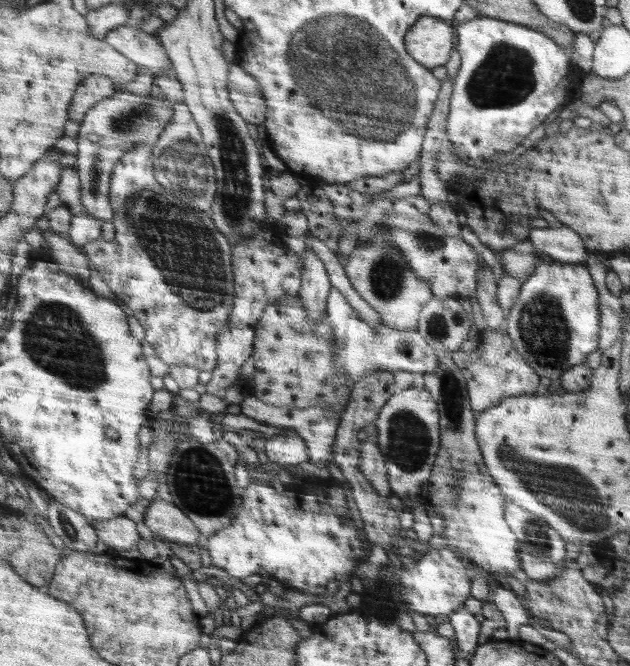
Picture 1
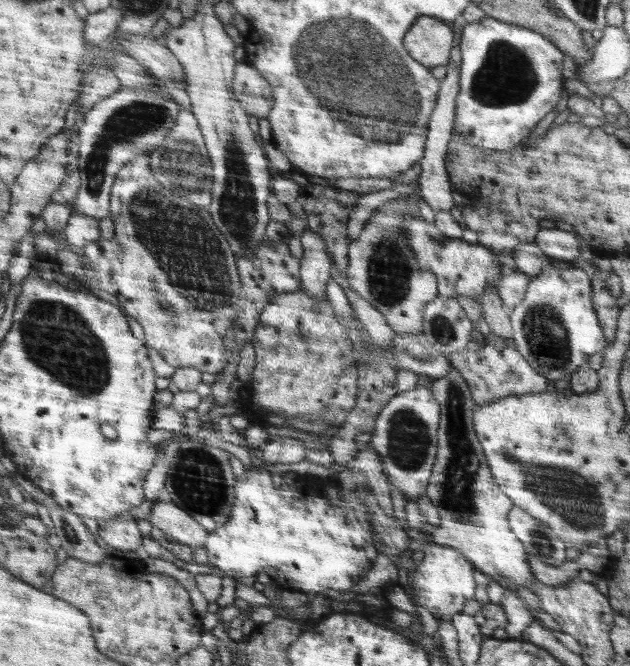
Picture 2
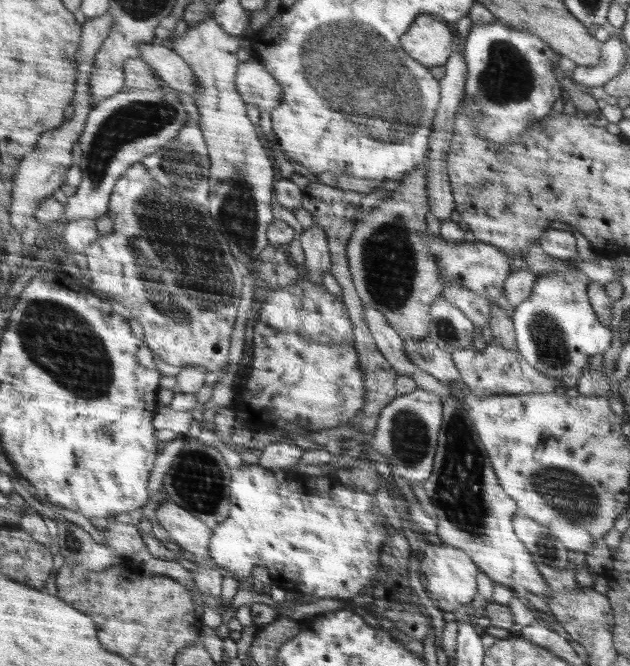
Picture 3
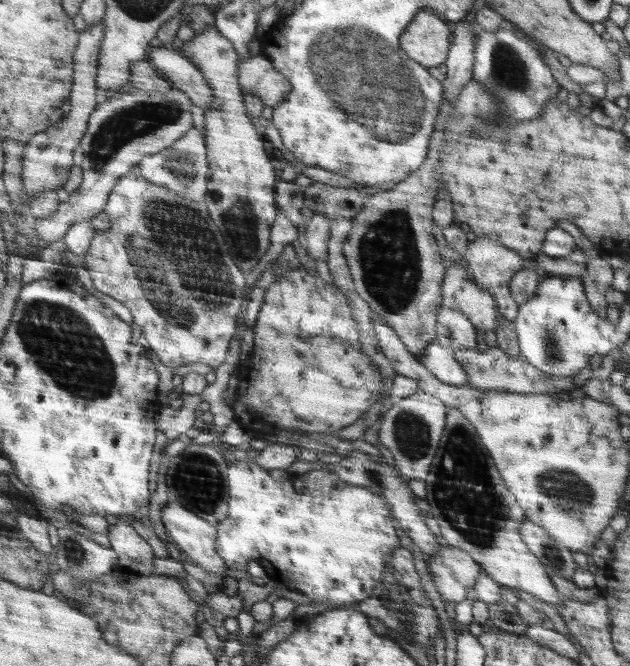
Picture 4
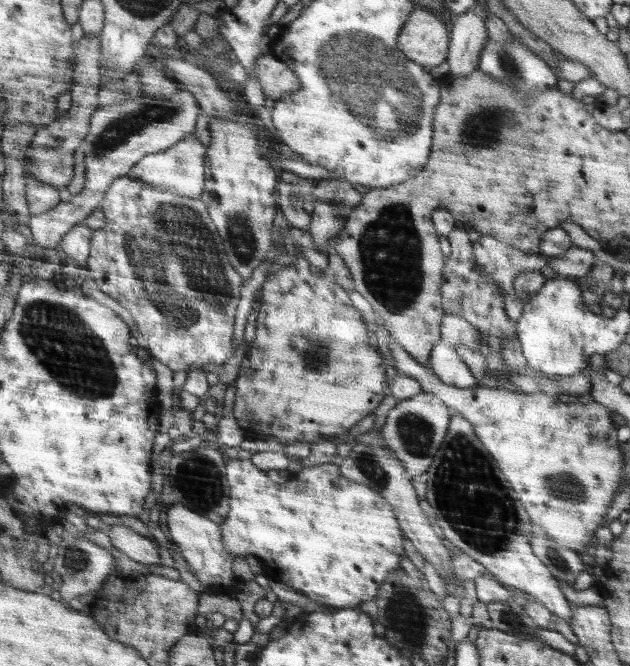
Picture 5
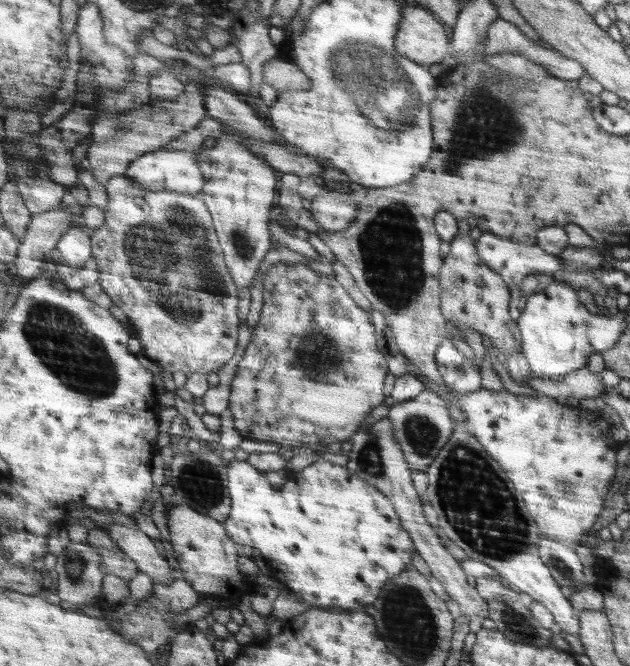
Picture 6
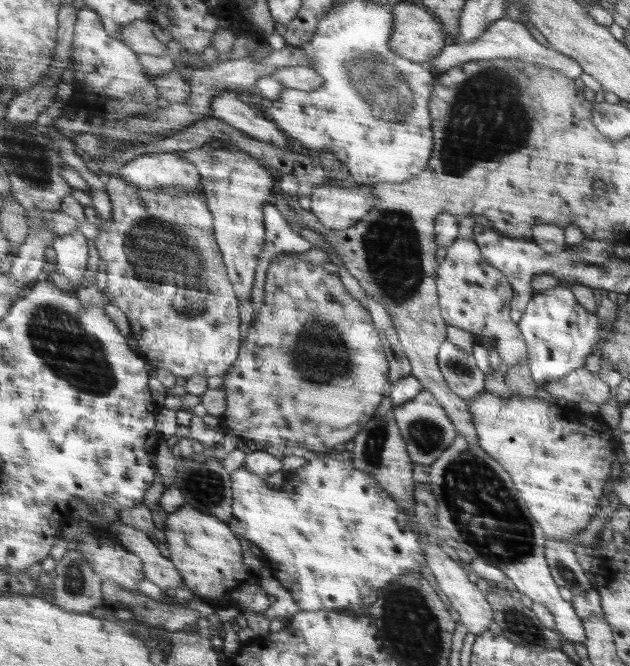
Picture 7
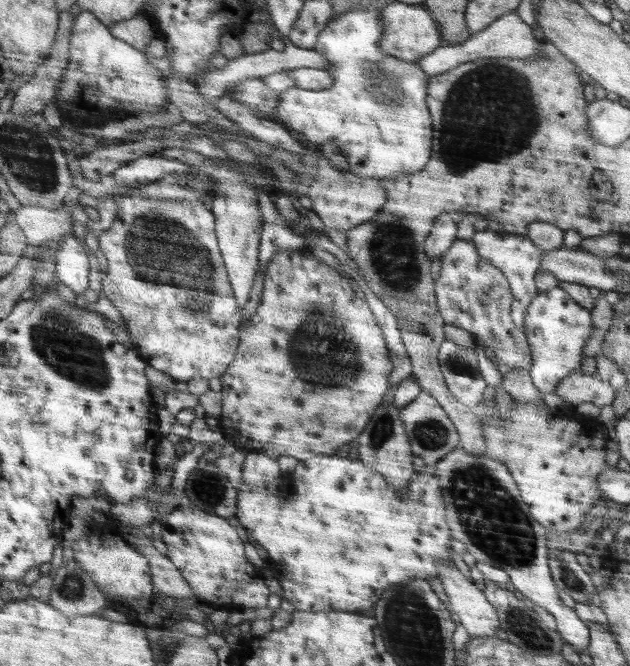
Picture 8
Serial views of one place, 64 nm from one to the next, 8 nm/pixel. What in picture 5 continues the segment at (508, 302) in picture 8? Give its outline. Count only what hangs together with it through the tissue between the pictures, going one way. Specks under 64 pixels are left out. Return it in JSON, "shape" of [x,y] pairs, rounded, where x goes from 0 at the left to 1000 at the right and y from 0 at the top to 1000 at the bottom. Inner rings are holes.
{"shape":[[[721,342],[711,348],[716,380],[710,386],[705,402],[705,425],[702,426],[702,462],[705,471],[733,474],[752,492],[787,508],[821,511],[822,494],[819,482],[803,468],[803,444],[792,426],[778,413],[767,411],[756,396],[751,362],[743,356],[741,344]]]}

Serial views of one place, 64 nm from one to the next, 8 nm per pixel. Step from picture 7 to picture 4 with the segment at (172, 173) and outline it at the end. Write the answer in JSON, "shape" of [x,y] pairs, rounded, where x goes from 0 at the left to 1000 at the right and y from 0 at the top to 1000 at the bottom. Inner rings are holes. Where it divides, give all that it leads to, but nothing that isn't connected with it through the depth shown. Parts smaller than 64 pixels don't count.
{"shape":[[[302,192],[273,219],[260,222],[248,231],[227,234],[225,242],[217,249],[225,264],[240,272],[241,276],[267,281],[281,288],[284,294],[298,296],[302,300],[324,300],[330,276],[327,267],[330,255],[327,210],[311,192]]]}

